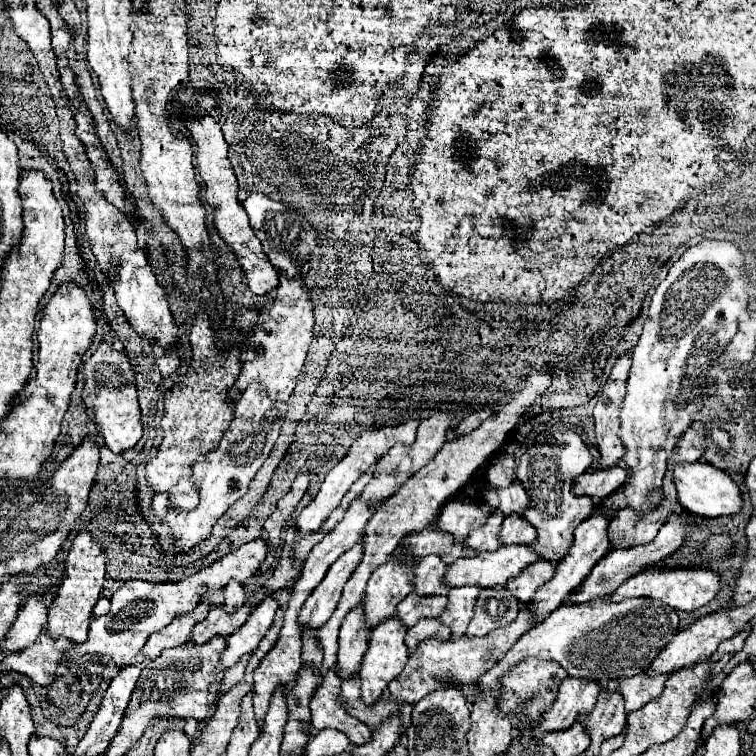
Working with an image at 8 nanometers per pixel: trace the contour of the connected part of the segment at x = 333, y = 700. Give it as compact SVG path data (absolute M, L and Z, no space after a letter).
M333 675L333 679L325 679L313 693L313 699L309 703L311 707L311 723L315 729L333 727L343 731L353 745L363 745L369 741L371 731L353 715L349 715L339 701L339 677Z

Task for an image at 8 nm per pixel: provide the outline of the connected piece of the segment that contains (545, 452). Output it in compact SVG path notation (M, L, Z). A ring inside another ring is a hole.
M563 425L535 435L527 451L521 455L517 479L523 483L529 495L529 507L523 517L537 529L537 543L533 543L533 547L543 559L549 559L553 563L561 561L573 545L573 531L583 519L591 515L593 499L573 495L573 479L585 473L591 463L593 455L589 445L573 427Z

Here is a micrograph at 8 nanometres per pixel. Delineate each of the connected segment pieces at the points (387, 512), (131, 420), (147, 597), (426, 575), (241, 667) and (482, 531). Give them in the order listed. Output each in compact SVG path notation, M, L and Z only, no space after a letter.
M551 361L545 369L539 369L537 373L527 373L523 377L523 383L519 383L519 387L511 393L511 403L503 405L501 411L493 413L489 419L485 419L473 433L467 433L463 437L445 441L441 451L425 465L421 467L421 471L417 471L415 475L411 475L397 491L397 495L391 495L389 499L385 499L385 503L381 503L381 507L377 507L377 511L373 513L373 519L369 519L367 527L365 527L365 553L363 553L363 561L357 565L357 569L353 571L353 575L349 577L343 593L341 593L341 601L335 609L335 613L331 615L331 619L319 629L319 643L323 647L323 673L327 669L331 669L337 661L337 635L339 635L339 627L341 621L345 617L345 613L349 609L353 609L365 595L365 587L369 581L369 575L375 567L383 565L387 561L387 557L399 547L401 539L409 533L421 531L423 527L427 527L433 517L441 511L441 507L445 505L447 497L453 495L457 489L461 489L471 475L485 465L495 451L499 451L505 445L507 435L515 429L517 421L527 413L527 409L533 405L533 401L551 385L553 381L553 367L555 363Z
M101 341L97 351L85 361L83 375L85 375L83 403L87 407L89 419L93 419L99 425L105 445L113 453L121 453L137 445L143 431L141 431L141 411L137 403L137 387L129 357L123 351L115 351L109 343Z
M253 539L239 549L231 551L223 559L215 561L213 565L185 577L179 581L165 581L165 583L151 583L151 581L127 581L119 587L113 595L113 607L107 615L93 617L89 639L87 639L87 653L99 653L115 659L119 667L141 663L141 647L145 645L147 637L163 627L167 627L177 615L191 613L201 601L203 595L225 587L231 579L241 579L245 583L251 575L255 575L265 561L267 543L263 539Z
M427 555L415 565L415 593L419 595L447 595L449 587L445 585L447 565L439 555Z
M249 653L249 655L245 655L245 659L241 659L241 663L235 663L233 667L229 667L229 671L225 671L225 683L221 683L221 693L223 693L223 691L227 691L229 687L233 687L235 683L239 683L239 681L241 681L241 677L243 677L243 671L245 671L245 665L247 665L249 657L251 657L251 653Z
M493 511L491 517L487 519L487 523L479 529L475 529L465 543L475 549L475 551L497 551L499 547L503 547L499 533L501 533L501 523L503 523L505 515L501 515L501 511Z

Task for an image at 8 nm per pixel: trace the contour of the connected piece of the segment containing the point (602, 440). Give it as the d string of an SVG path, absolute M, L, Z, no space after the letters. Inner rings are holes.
M631 353L621 355L607 379L607 385L597 401L597 447L601 451L601 469L615 467L625 455L625 445L621 441L621 401L625 395L625 381L631 367Z

